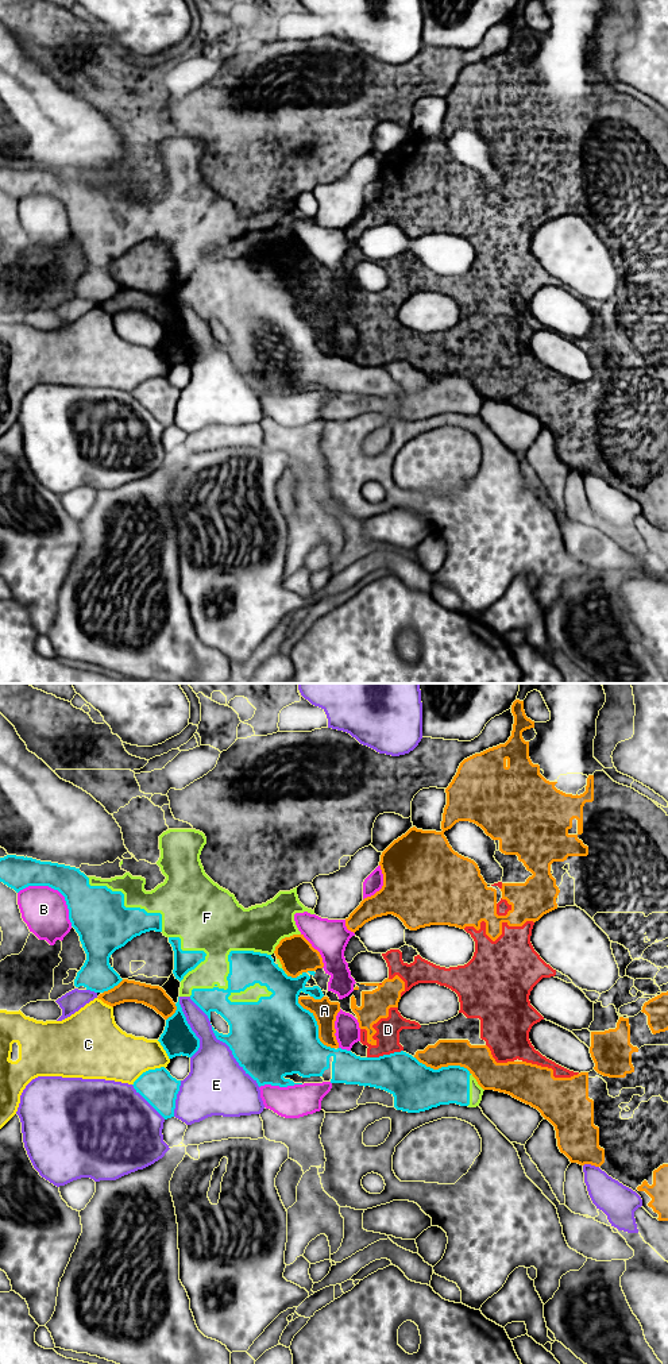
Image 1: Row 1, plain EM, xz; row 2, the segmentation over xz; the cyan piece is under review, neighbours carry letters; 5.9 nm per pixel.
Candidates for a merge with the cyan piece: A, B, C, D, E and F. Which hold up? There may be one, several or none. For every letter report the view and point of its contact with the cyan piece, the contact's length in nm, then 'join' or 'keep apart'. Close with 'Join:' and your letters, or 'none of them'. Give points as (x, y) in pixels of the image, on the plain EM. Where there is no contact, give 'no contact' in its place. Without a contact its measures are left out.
A: meets cyan in xz at (317, 334); contact 380 nm long; keep apart
B: meets cyan in xz at (56, 197); contact 380 nm long; keep apart
C: meets cyan in xz at (149, 378); contact 220 nm long; keep apart
D: meets cyan in xz at (385, 363); contact 220 nm long; keep apart
E: meets cyan in xz at (232, 362); contact 480 nm long; keep apart
F: meets cyan in xz at (230, 278); contact 550 nm long; join
Join: F

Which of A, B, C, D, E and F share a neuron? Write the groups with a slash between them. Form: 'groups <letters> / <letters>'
groups A D / B / C / E / F

